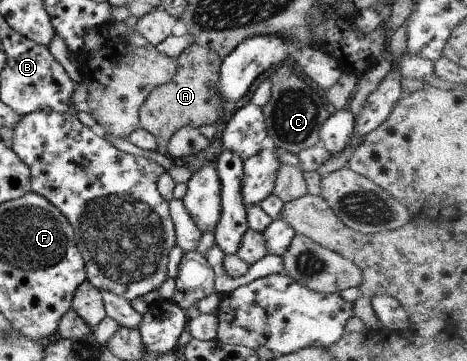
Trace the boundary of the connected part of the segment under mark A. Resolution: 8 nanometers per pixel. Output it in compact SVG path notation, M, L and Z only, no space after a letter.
M198 44L189 45L180 57L174 77L169 82L155 87L139 109L139 127L152 133L157 143L167 144L180 128L222 123L229 117L230 109L219 94L217 83L220 77L222 58L210 49Z

